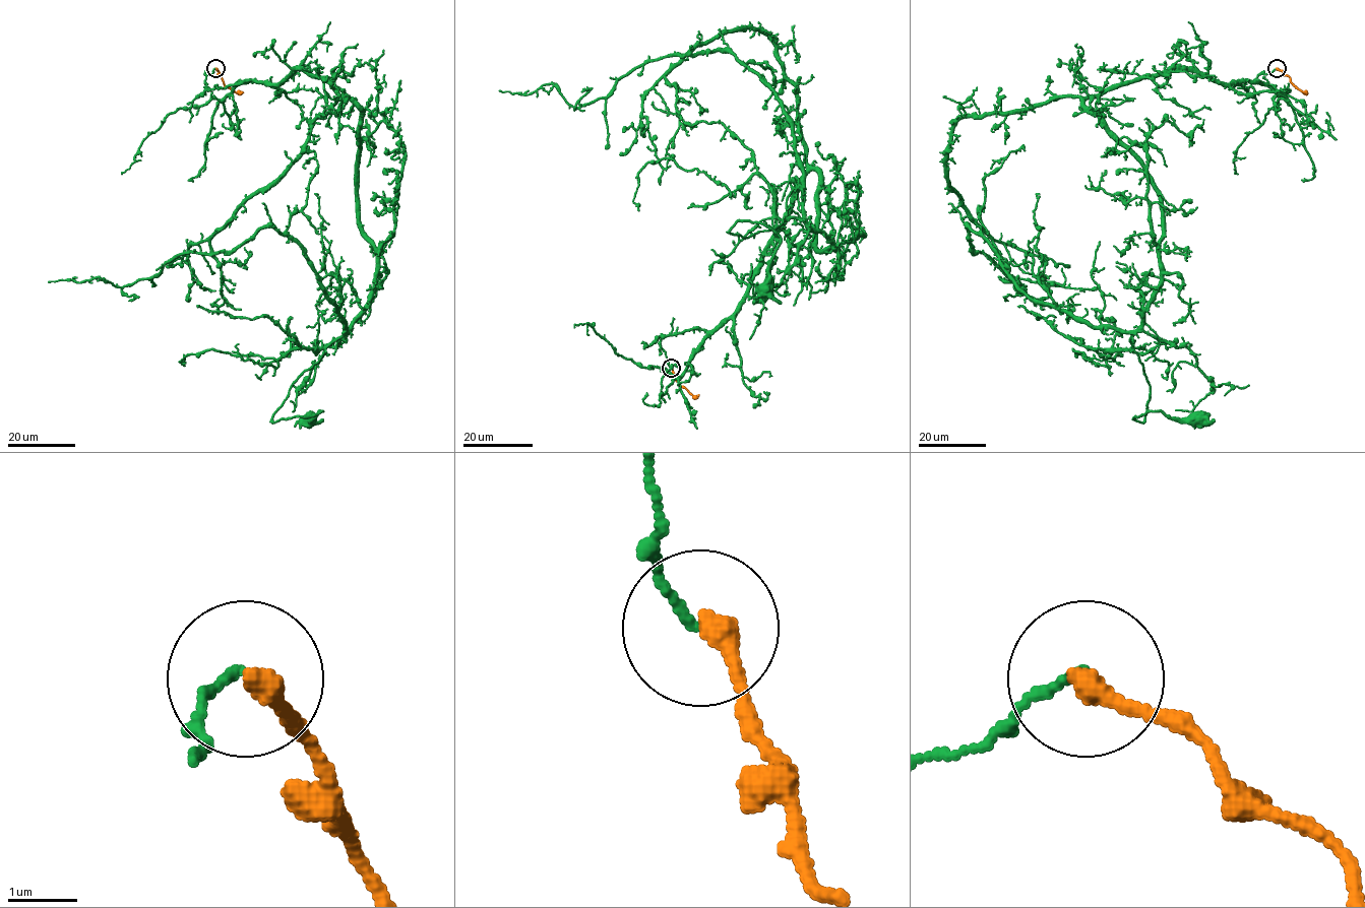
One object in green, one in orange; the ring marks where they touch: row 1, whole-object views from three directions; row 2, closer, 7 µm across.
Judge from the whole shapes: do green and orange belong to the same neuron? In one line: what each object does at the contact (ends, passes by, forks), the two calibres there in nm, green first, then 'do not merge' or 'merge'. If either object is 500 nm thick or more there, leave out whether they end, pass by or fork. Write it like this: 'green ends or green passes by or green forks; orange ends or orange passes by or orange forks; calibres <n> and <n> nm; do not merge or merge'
green ends; orange ends; calibres 120 and 320 nm; do not merge

